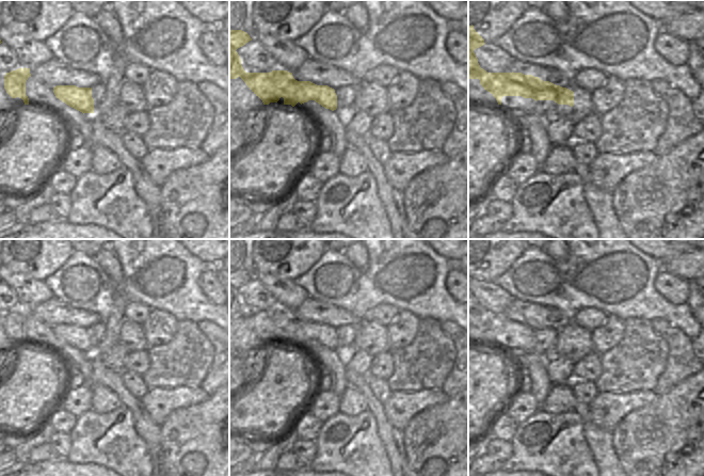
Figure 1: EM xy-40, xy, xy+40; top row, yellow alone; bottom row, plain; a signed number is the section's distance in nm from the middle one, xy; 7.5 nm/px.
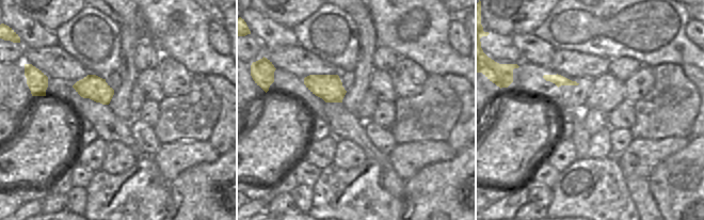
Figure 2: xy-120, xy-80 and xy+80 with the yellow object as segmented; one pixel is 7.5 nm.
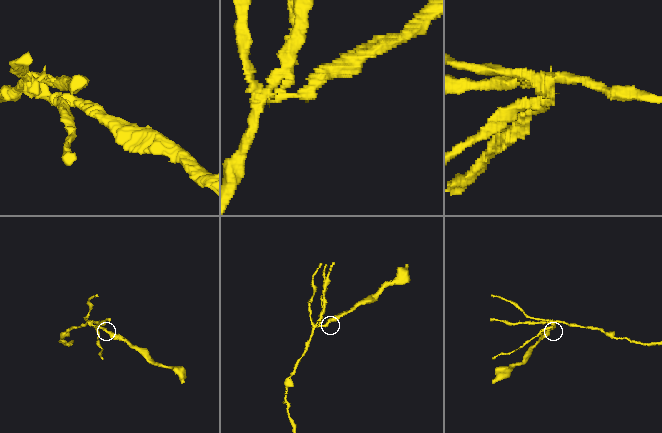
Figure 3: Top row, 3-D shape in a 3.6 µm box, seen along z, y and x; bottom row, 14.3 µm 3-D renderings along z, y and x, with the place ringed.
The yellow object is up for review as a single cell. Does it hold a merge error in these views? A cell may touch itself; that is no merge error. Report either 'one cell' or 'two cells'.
two cells

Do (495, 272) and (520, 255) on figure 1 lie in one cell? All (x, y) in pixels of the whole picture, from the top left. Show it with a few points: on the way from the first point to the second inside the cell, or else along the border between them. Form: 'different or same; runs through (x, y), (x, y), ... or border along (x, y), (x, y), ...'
same; runs through (501, 266), (513, 255)

